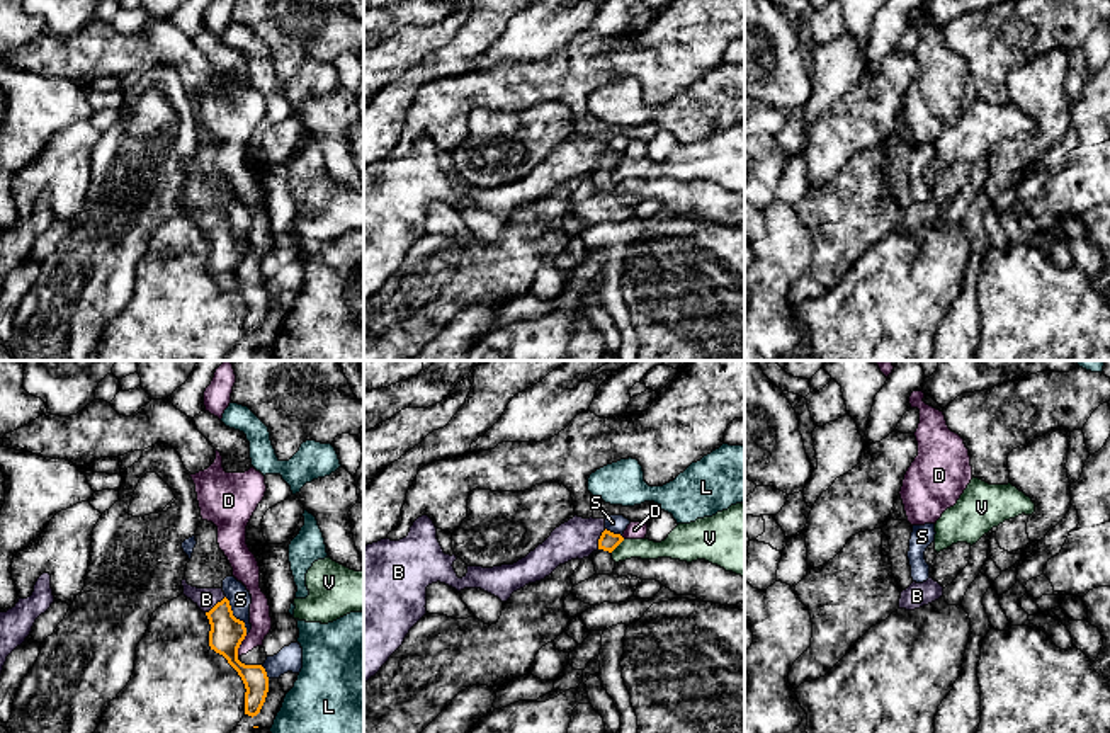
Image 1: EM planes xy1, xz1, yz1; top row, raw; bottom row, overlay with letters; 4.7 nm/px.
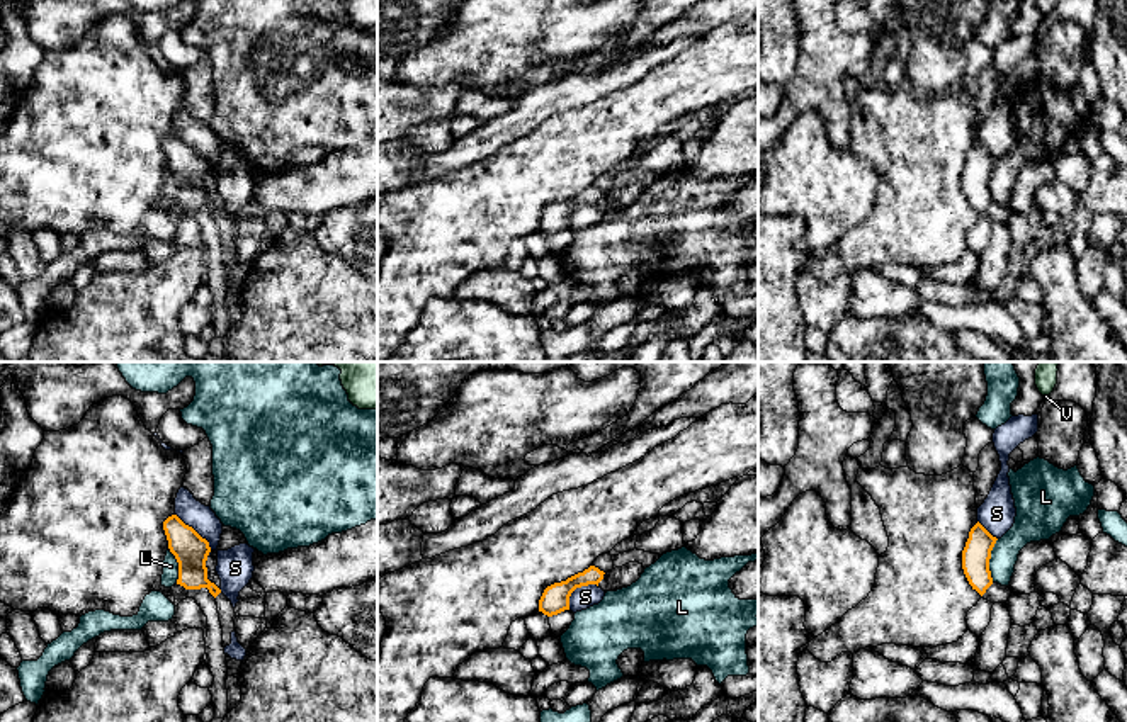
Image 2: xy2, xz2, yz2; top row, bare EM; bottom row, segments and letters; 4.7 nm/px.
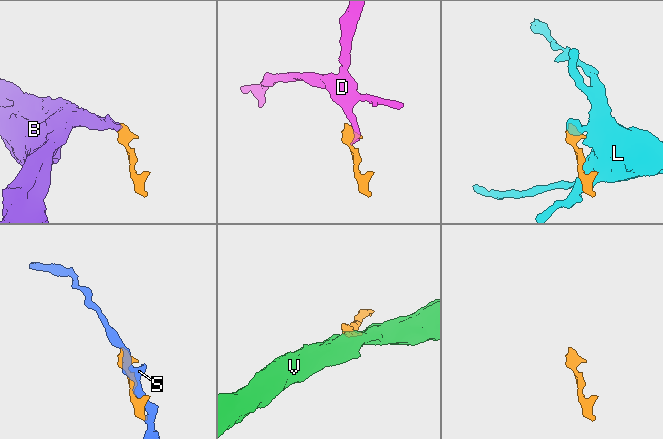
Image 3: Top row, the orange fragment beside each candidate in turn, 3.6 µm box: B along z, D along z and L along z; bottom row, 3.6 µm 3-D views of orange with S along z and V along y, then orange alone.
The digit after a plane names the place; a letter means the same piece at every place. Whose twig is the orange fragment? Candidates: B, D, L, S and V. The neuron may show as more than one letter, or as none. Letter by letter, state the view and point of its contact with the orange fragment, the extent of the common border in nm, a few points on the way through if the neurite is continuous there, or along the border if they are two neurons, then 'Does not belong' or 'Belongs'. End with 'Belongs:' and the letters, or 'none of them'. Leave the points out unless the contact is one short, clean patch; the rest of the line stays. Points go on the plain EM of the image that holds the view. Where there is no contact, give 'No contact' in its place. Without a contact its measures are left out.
B: Touches orange at xy1 (216, 223). Shared border 130 nm. Path across: xy1 (226, 252), (216, 223), (206, 218). Belongs
D: Touches orange at xy1 (237, 271). Shared border 50 nm. Boundary: xy1 (240, 266), (237, 274). Does not belong
L: Touches orange at yz2 (988, 180). Shared border 220 nm. Boundary: yz2 (998, 158), (990, 179), (991, 201). Does not belong
S: Touches orange at xz2 (577, 206). Shared border 180 nm. Does not belong
V: Touches orange at xz1 (617, 164). Shared border 90 nm. Boundary: xz1 (624, 159), (611, 170). Does not belong
Belongs: B

